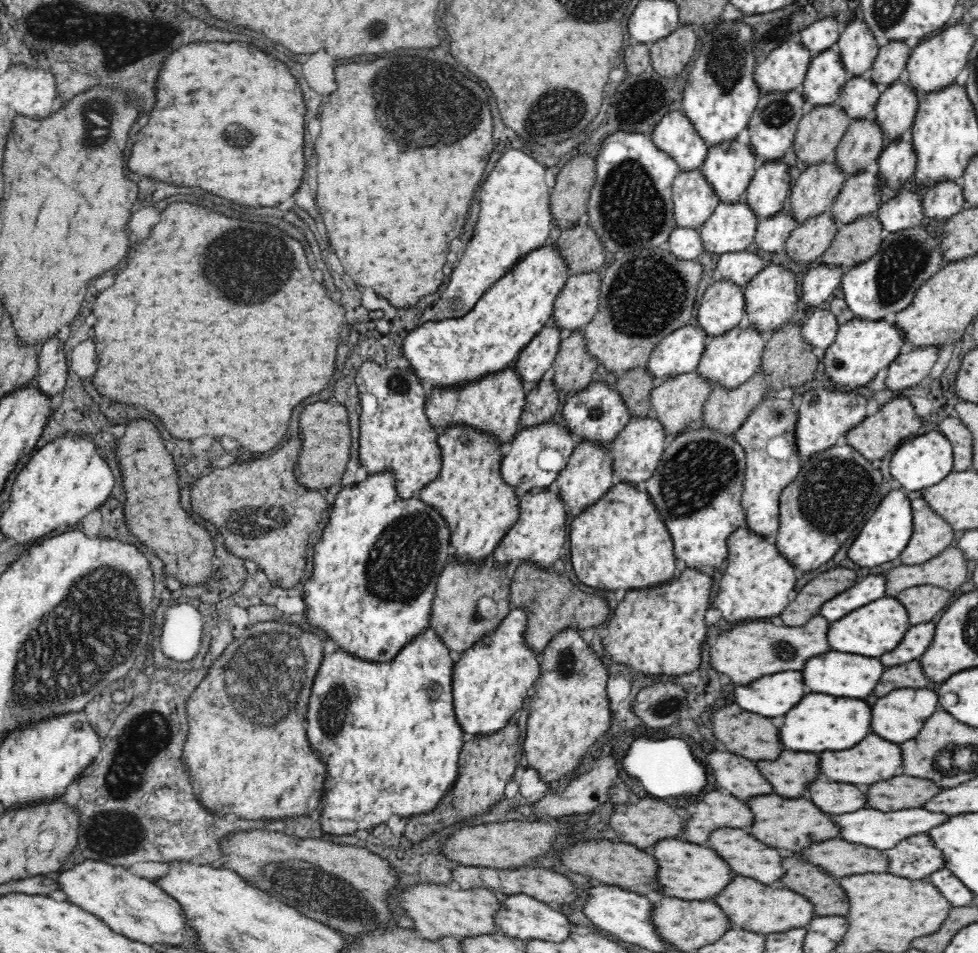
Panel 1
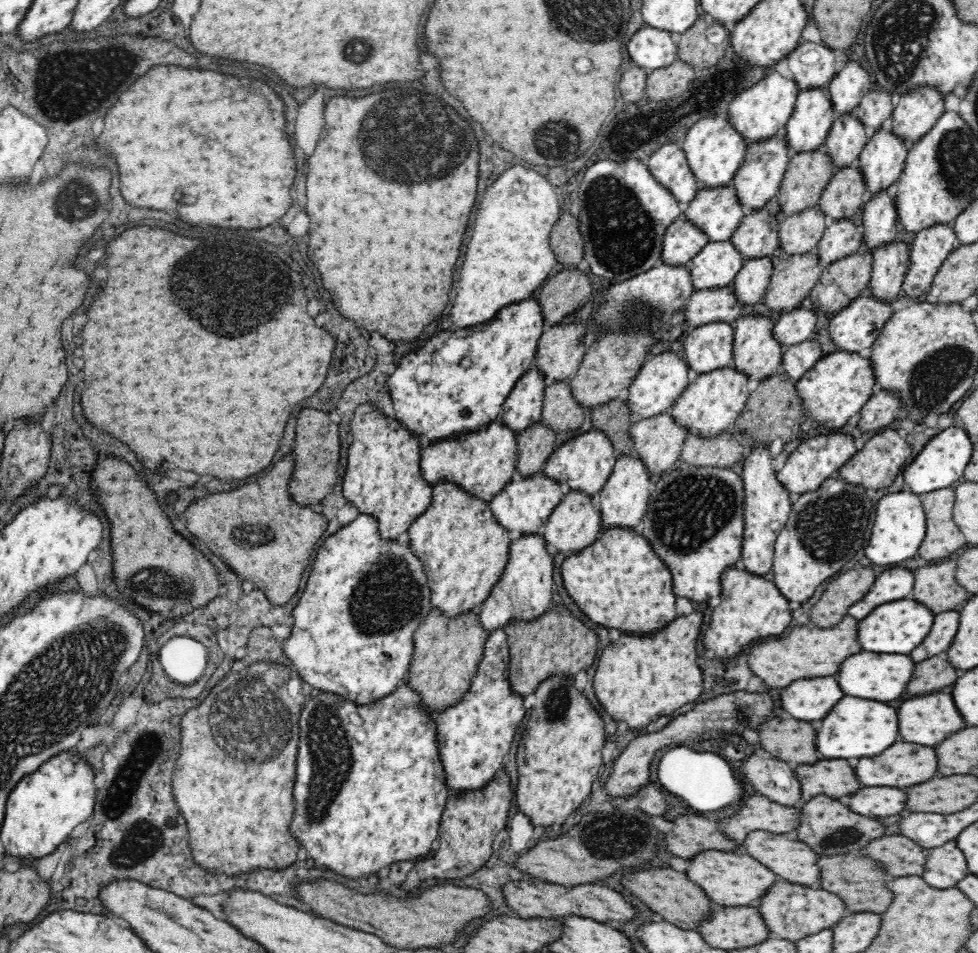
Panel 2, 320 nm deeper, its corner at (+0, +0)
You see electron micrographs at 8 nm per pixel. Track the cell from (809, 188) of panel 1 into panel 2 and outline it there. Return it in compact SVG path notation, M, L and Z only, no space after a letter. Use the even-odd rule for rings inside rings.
M818 207L782 218L778 225L779 246L787 254L786 258L816 252L827 227L824 213Z

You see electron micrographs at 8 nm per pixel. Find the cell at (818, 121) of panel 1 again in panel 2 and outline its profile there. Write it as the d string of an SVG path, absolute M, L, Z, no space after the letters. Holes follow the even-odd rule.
M819 150L791 155L788 170L782 179L781 188L777 195L780 206L779 219L818 207L819 200L835 172L829 156L822 154Z

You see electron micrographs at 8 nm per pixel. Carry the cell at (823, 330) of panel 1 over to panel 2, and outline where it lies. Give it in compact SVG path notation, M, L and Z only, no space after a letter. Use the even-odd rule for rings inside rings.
M815 337L789 346L783 353L784 375L797 383L822 357L820 344Z

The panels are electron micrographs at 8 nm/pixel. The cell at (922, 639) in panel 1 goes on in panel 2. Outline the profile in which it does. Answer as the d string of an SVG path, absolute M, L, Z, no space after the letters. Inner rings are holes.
M950 610L950 612L940 612L934 620L934 626L930 630L930 634L926 636L924 644L920 644L920 648L916 648L910 656L916 662L922 662L926 658L932 658L940 652L946 652L958 632L958 622L960 622L960 614Z

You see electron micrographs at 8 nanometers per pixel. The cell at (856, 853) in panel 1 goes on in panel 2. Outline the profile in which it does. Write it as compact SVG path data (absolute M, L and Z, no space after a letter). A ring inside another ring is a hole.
M884 835L868 843L862 852L879 860L890 878L923 876L927 863L926 848L904 835Z

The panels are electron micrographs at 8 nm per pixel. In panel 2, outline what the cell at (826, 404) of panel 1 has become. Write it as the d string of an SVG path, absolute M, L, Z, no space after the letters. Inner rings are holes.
M825 432L815 438L803 438L796 444L798 448L788 456L785 466L776 474L782 487L793 498L818 490L827 478L836 470L839 471L856 454L854 439L840 432Z

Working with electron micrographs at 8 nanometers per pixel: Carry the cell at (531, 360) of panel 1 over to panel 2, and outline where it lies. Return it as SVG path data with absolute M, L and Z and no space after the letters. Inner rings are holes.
M534 366L515 384L497 420L518 434L541 420L547 383Z

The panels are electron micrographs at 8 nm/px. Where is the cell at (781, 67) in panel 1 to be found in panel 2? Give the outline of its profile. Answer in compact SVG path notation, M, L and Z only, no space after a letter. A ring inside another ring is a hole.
M770 68L758 84L734 97L734 100L728 104L726 119L730 121L734 131L743 137L747 148L750 148L754 144L782 135L782 130L793 113L798 93L794 79L784 78L774 68Z

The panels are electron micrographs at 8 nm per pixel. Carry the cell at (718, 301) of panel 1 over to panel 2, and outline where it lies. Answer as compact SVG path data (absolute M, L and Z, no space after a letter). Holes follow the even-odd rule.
M724 322L705 324L685 338L683 347L691 378L732 367L733 327Z

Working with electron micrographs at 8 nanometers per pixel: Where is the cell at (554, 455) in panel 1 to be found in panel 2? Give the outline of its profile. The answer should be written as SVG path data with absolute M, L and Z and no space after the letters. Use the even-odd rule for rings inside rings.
M540 472L525 479L516 478L510 481L500 494L489 502L489 507L496 521L504 530L510 532L512 537L538 535L542 534L542 528L548 522L552 511L568 493L568 486L556 483Z

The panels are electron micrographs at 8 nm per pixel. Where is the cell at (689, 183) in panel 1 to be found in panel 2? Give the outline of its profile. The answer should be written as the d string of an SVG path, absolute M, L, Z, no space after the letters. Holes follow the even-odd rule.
M683 218L676 219L663 236L661 264L680 268L708 244L708 237L698 227Z

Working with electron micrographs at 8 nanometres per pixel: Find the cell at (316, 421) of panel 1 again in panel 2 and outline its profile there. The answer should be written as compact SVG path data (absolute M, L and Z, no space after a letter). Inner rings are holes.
M306 408L298 416L296 424L296 458L290 488L288 492L295 503L302 507L319 504L326 498L338 480L338 458L340 454L340 439L338 425L330 422L328 414L320 410Z

